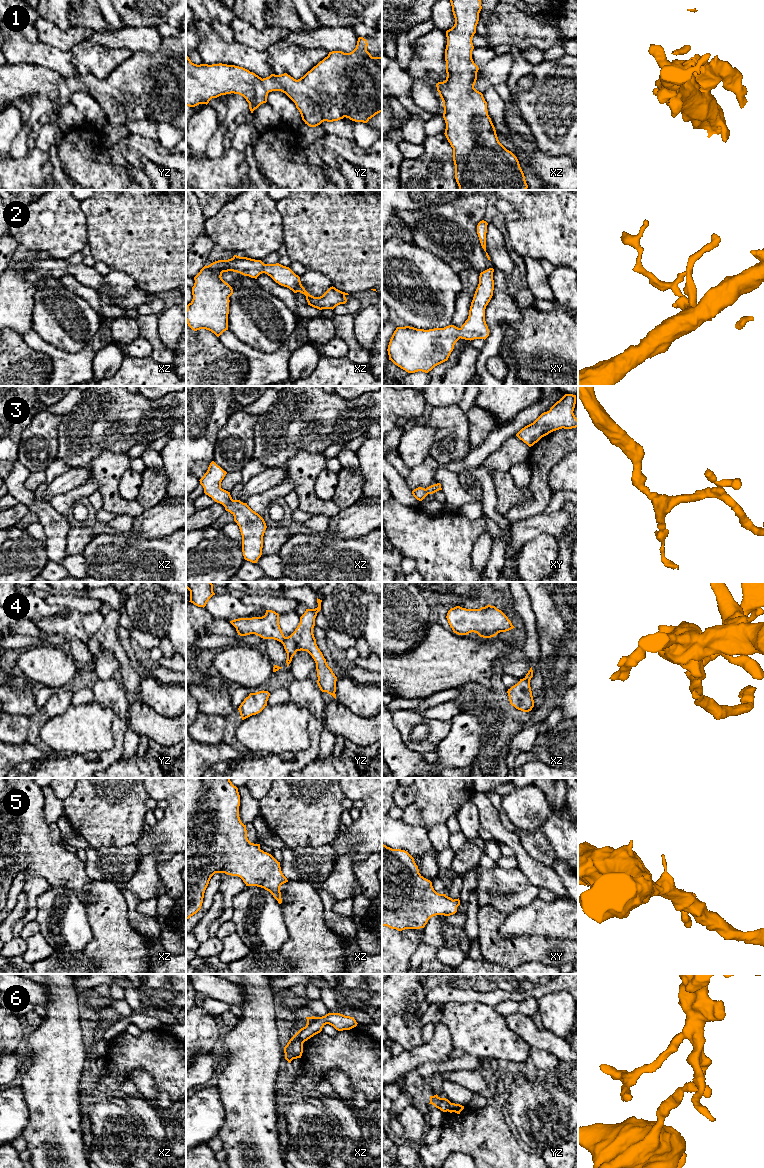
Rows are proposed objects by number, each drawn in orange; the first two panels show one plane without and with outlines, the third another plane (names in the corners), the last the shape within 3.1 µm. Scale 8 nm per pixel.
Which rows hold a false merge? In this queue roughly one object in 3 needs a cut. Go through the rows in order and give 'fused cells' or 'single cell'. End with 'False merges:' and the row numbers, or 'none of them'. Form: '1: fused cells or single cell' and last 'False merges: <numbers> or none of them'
1: single cell
2: single cell
3: single cell
4: fused cells
5: single cell
6: fused cells
False merges: 4, 6

